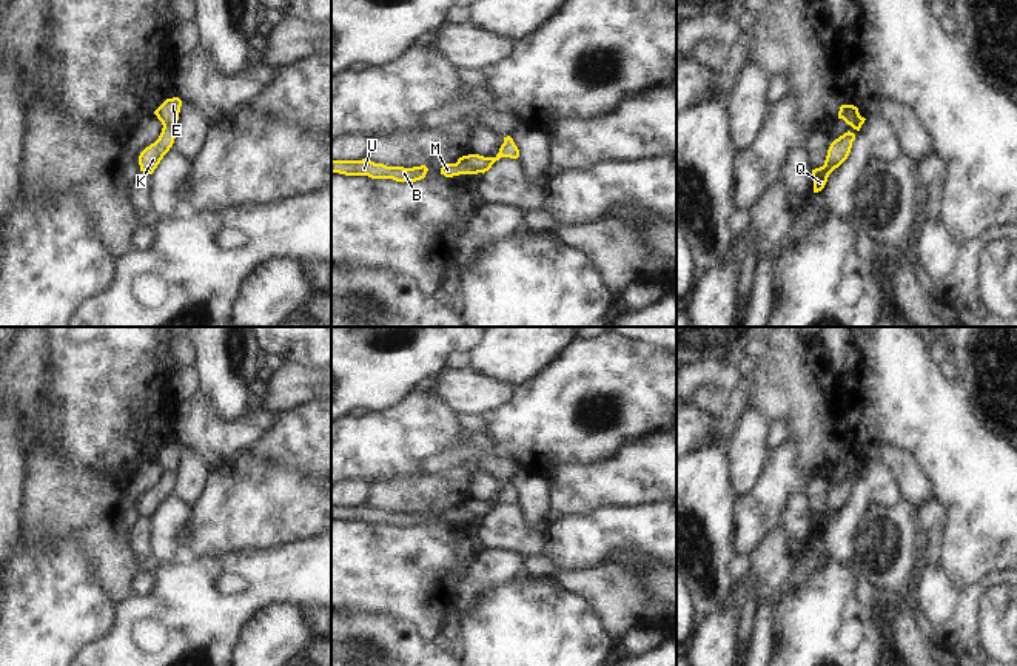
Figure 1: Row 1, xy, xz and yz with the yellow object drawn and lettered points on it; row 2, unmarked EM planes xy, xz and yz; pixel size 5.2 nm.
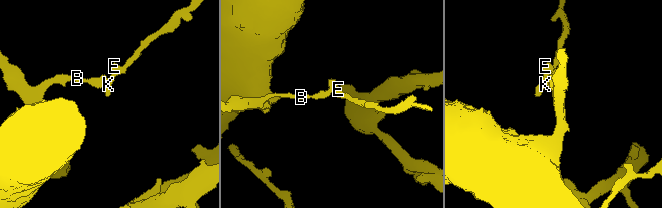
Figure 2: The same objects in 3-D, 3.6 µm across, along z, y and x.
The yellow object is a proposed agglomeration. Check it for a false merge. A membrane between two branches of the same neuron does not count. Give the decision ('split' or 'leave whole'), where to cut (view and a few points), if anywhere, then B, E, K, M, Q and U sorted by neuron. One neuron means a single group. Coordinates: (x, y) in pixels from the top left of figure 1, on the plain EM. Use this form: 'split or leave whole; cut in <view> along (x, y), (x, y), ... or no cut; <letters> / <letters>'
leave whole; no cut; B E K M Q U

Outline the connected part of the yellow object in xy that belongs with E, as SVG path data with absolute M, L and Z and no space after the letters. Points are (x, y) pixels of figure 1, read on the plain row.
M179 442L166 444L154 459L163 473L159 484L146 492L139 501L140 516L153 520L163 501L170 496L177 479L177 466L182 446Z

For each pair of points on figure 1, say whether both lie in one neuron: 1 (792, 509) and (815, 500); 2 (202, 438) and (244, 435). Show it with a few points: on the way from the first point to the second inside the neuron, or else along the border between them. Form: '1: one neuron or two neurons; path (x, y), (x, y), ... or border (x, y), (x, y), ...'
1: two neurons; border (803, 494), (814, 514)
2: one neuron; path (213, 438), (233, 438)

